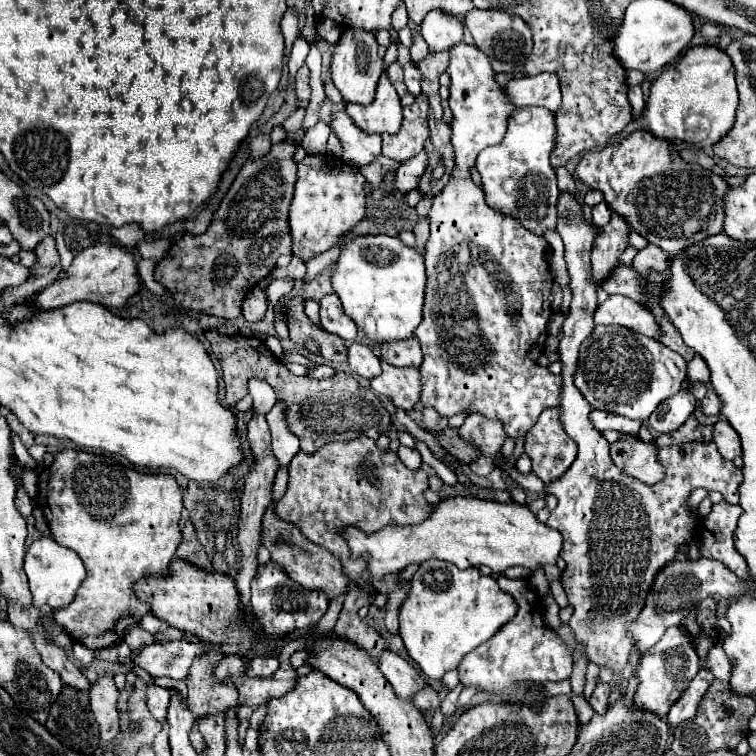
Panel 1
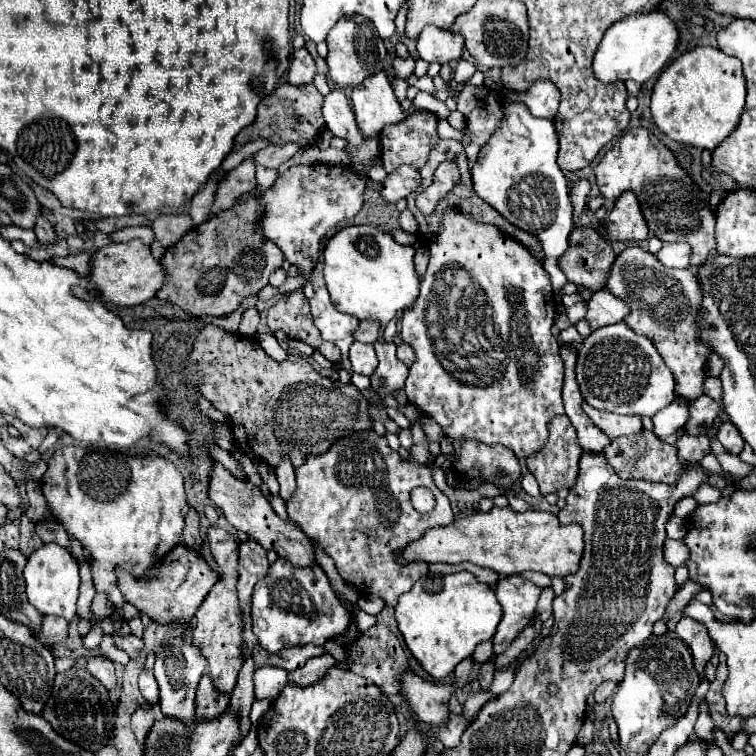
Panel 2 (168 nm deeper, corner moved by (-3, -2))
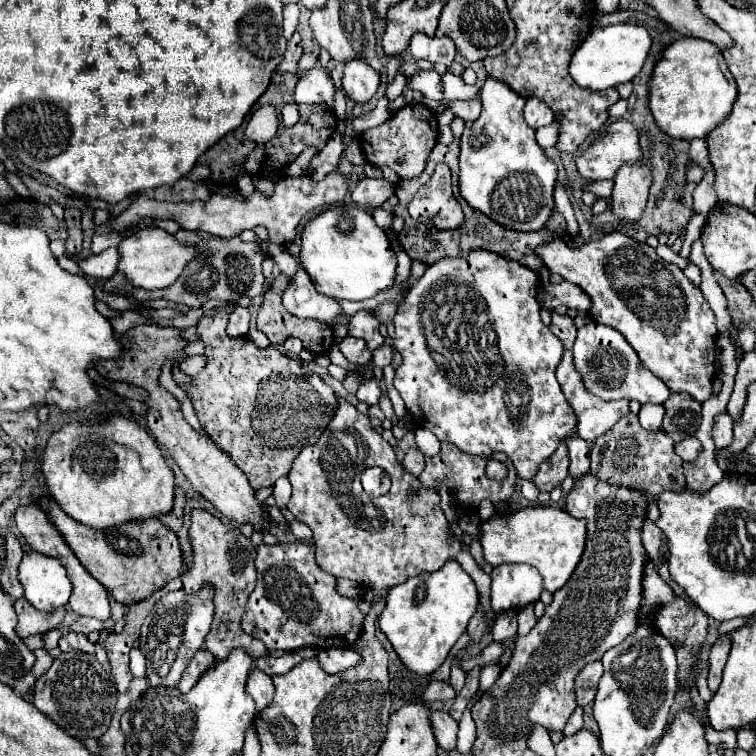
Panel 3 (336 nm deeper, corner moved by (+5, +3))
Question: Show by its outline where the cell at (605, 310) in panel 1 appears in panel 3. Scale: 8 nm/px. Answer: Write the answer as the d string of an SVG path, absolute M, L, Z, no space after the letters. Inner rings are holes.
M561 281L557 285L541 283L539 285L539 303L545 309L557 309L559 305L565 305L567 309L577 309L579 313L587 313L591 309L591 299L587 299L587 293L581 287L575 287L573 283Z

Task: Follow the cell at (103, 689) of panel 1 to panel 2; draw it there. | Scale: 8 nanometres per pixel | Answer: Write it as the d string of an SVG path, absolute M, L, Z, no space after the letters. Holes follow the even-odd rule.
M89 656L87 658L87 670L103 682L109 690L115 688L115 666L107 656Z

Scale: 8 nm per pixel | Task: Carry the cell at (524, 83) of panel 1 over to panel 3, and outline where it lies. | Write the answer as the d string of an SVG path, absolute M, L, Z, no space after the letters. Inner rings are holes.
M531 97L525 103L525 121L531 123L533 129L539 129L543 125L549 125L555 121L555 115L551 111L551 107L547 107L547 103L543 103L543 99Z

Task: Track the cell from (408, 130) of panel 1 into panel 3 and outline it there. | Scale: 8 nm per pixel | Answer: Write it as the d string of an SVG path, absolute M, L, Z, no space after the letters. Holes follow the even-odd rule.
M409 103L403 109L395 111L385 123L373 129L367 129L361 135L361 149L369 163L377 167L387 165L401 179L411 179L411 177L417 177L425 169L431 149L437 143L437 135L439 135L439 127L437 127L435 113L421 103Z

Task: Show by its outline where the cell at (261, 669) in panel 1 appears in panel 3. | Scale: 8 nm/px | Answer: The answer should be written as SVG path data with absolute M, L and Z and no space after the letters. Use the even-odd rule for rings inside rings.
M253 667L251 673L249 673L249 679L247 679L247 693L255 699L259 711L265 709L273 701L273 695L275 695L271 675L267 675L261 669Z

